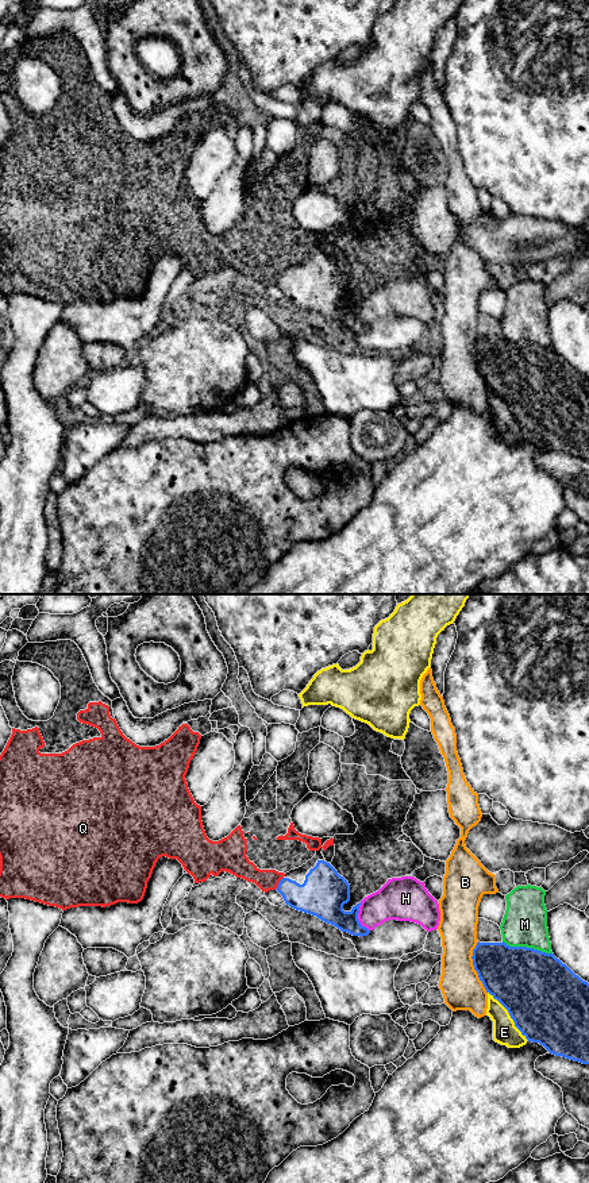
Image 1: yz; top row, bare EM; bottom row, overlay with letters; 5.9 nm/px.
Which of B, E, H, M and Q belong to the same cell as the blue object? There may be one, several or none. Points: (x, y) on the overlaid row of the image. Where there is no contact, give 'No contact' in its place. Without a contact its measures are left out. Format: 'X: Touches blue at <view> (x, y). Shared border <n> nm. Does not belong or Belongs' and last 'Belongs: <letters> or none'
B: Touches blue at yz (474, 967). Shared border 320 nm. Does not belong
E: Touches blue at yz (509, 1014). Shared border 380 nm. Does not belong
H: Touches blue at yz (357, 917). Shared border 190 nm. Does not belong
M: Touches blue at yz (526, 947). Shared border 300 nm. Does not belong
Q: Touches blue at yz (278, 883). Shared border 90 nm. Belongs
Belongs: Q

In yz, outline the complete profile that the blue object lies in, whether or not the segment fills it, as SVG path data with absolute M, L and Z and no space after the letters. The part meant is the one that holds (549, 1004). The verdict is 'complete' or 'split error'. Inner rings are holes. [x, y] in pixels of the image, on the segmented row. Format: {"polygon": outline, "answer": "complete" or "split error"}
{"polygon": "M477 943L473 966L486 993L509 1013L515 1026L550 1053L589 1064L589 983L554 956L527 947Z", "answer": "complete"}

